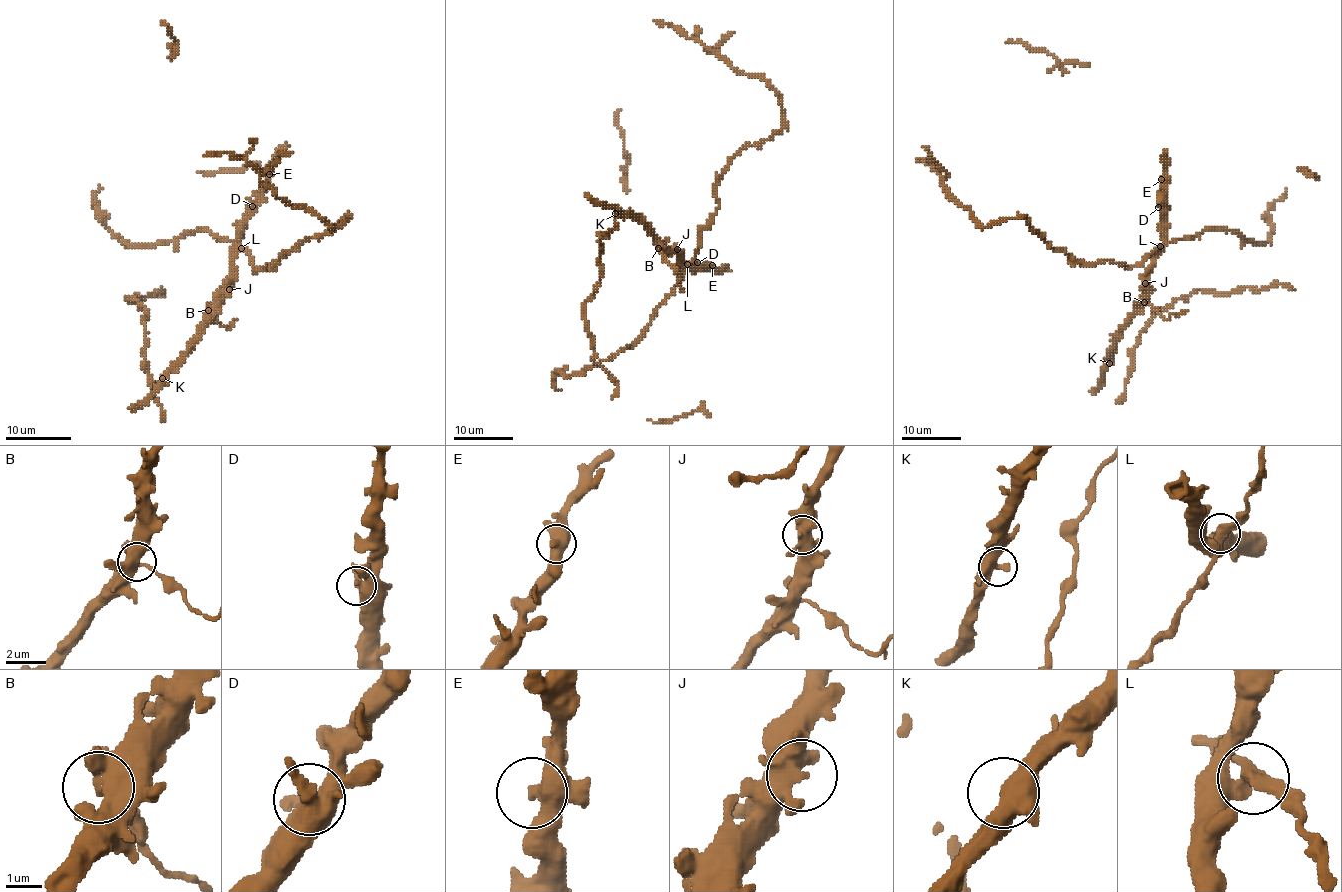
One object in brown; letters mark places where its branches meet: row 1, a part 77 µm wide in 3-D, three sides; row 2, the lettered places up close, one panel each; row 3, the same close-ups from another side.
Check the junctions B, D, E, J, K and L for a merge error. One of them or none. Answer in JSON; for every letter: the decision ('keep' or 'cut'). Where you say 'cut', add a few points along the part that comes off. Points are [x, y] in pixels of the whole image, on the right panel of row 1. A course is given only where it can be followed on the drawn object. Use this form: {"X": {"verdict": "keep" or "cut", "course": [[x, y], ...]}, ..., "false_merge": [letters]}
{"B": {"verdict": "cut", "course": [[1144, 302], [1164, 319], [1187, 310]]}, "D": {"verdict": "keep"}, "E": {"verdict": "keep"}, "J": {"verdict": "keep"}, "K": {"verdict": "keep"}, "L": {"verdict": "keep"}, "false_merge": ["B"]}

